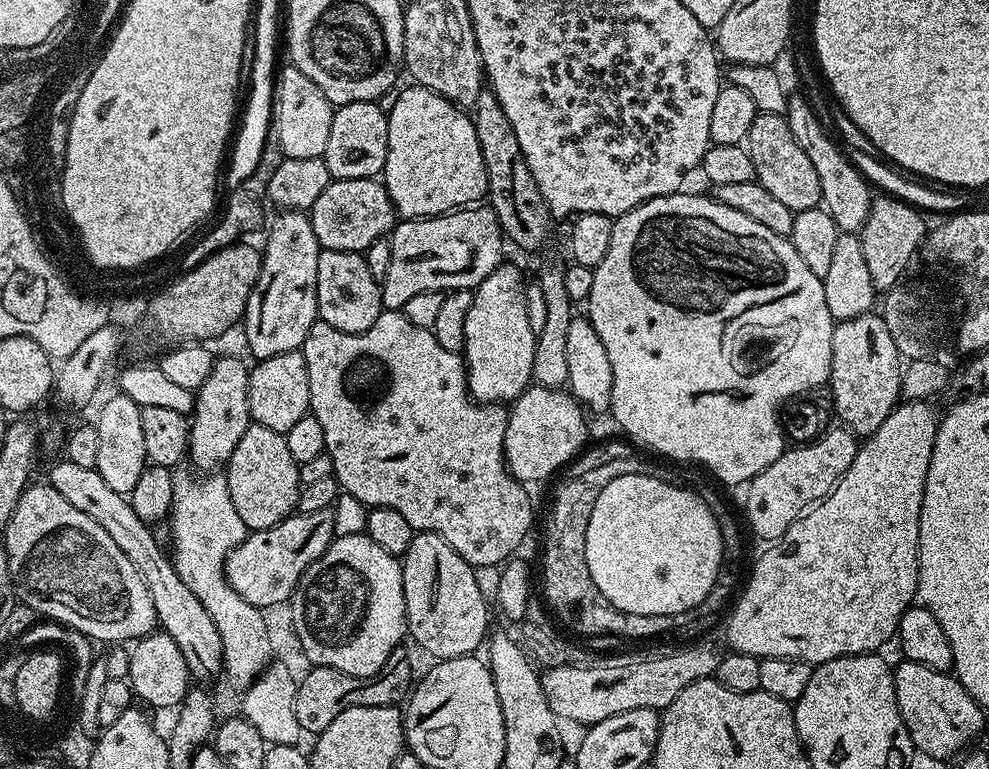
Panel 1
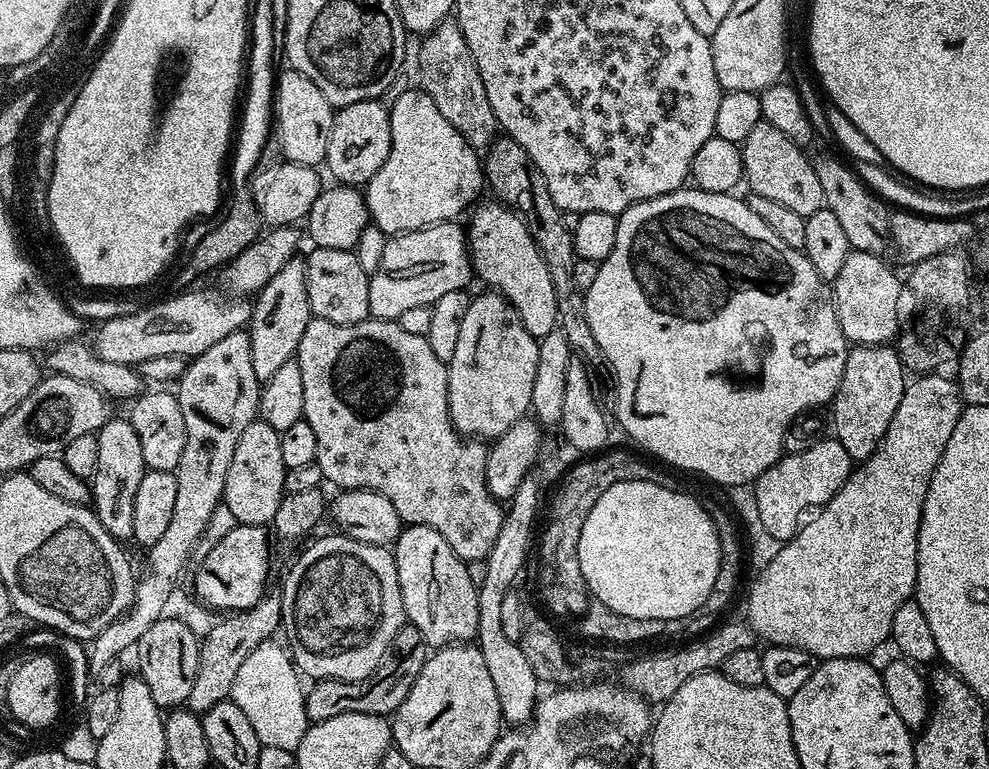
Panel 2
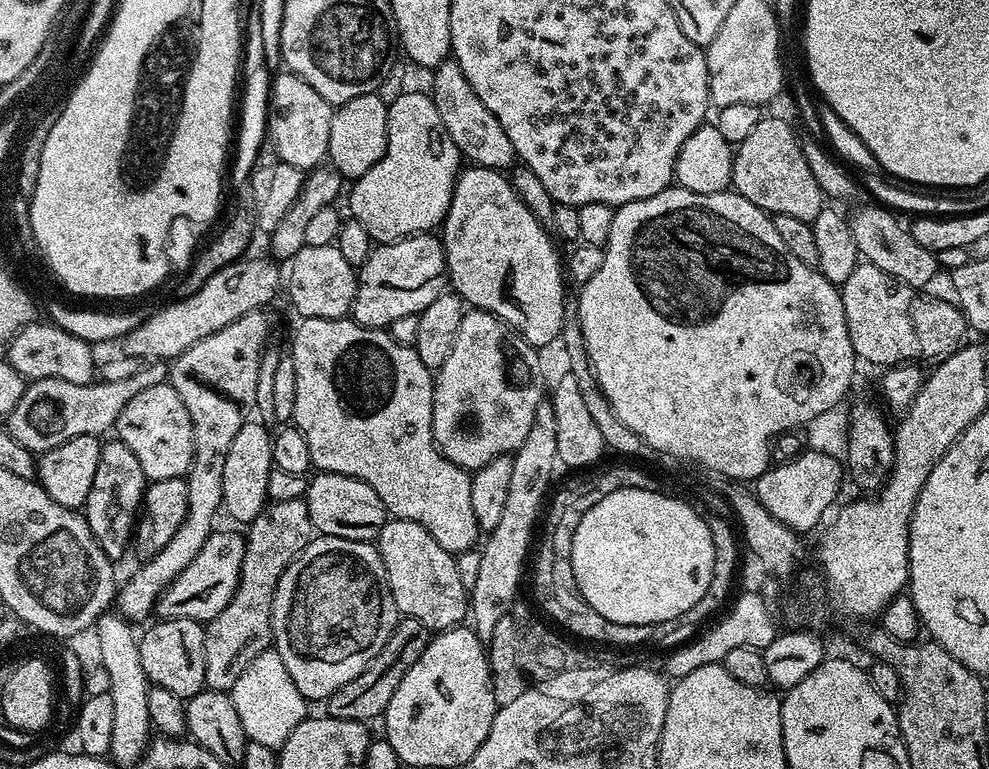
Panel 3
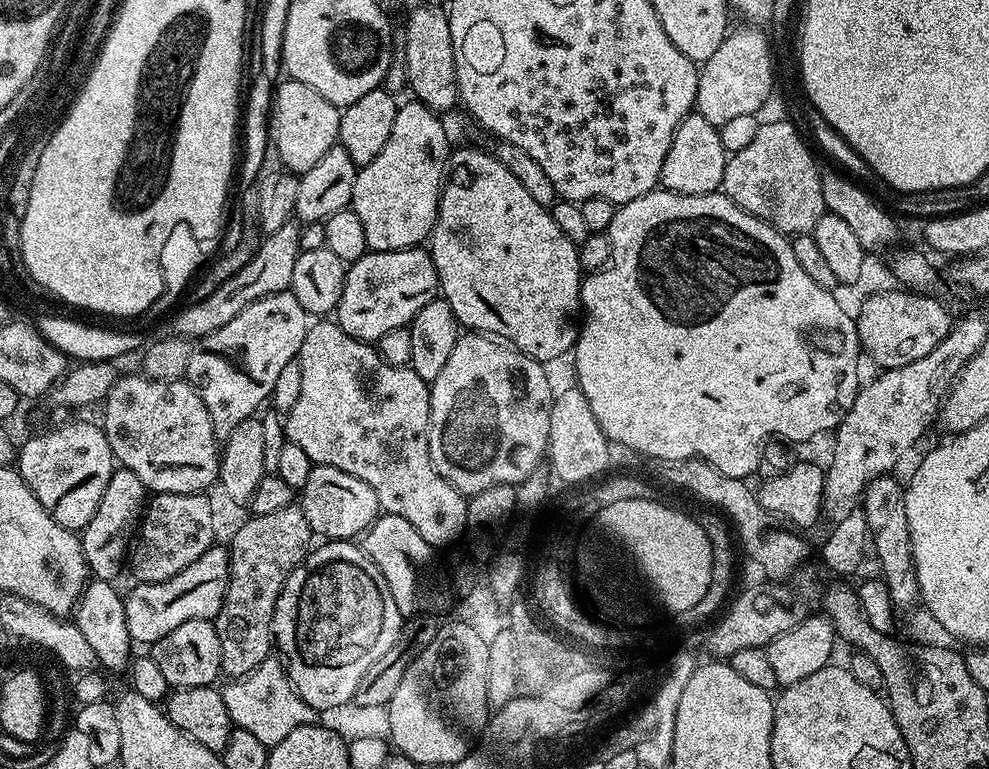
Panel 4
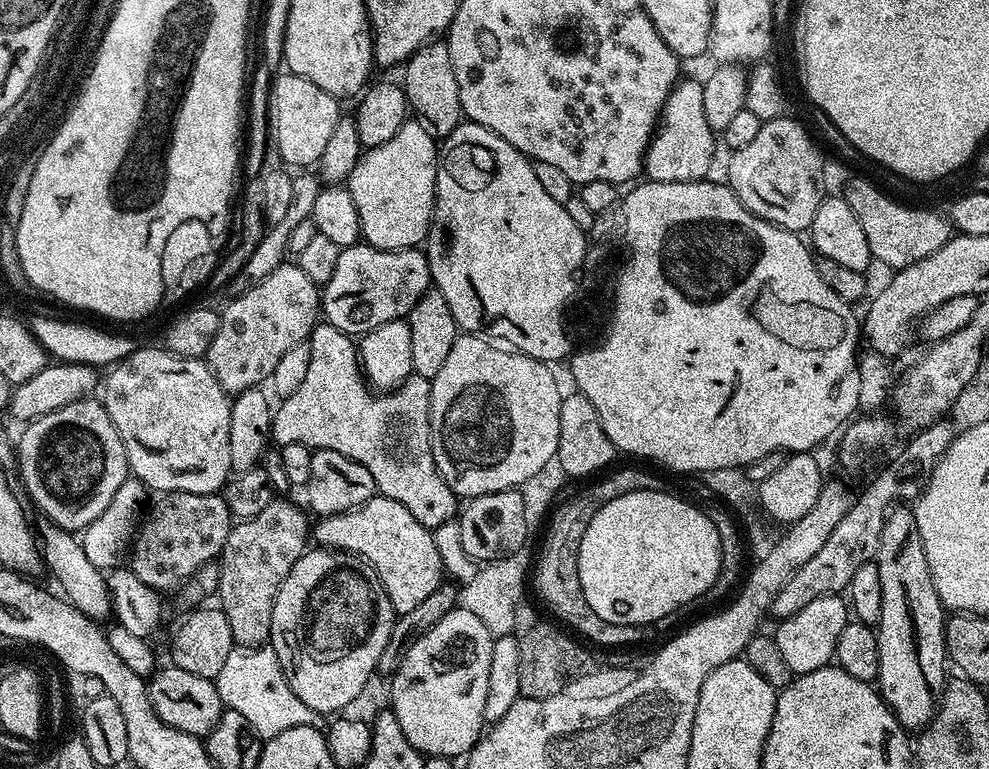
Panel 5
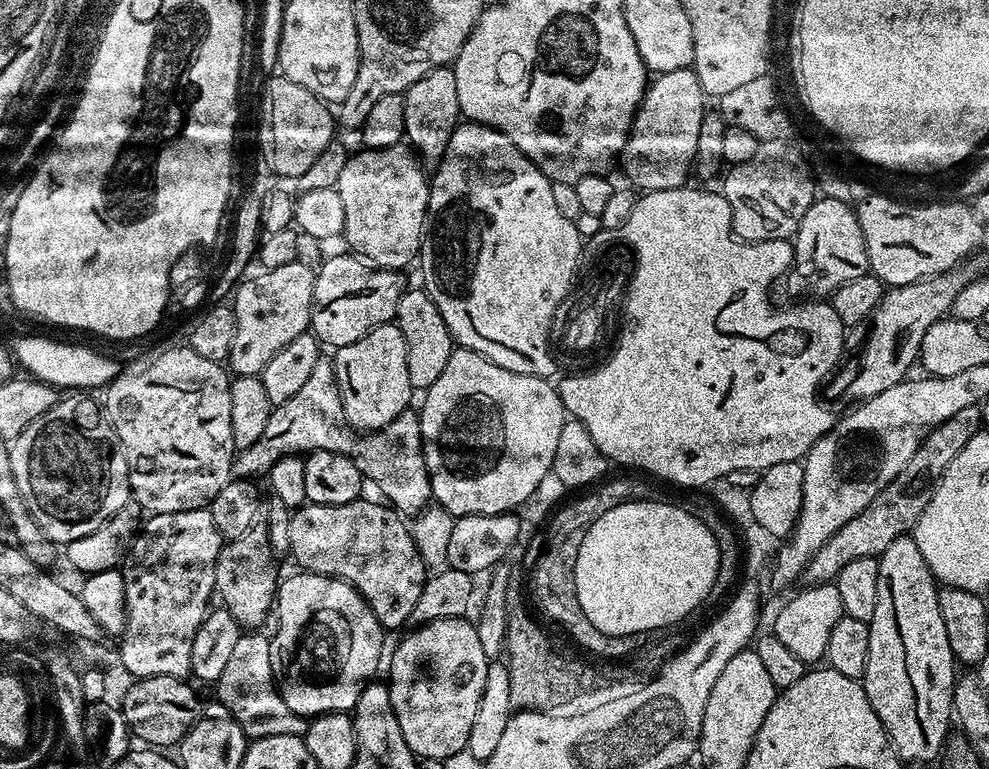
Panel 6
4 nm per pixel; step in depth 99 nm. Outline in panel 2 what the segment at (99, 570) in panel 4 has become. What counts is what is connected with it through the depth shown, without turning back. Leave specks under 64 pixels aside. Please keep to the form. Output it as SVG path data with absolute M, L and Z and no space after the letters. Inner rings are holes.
M109 418L95 433L98 442L98 466L90 477L92 489L91 503L94 505L96 517L114 539L121 542L132 540L132 523L134 522L134 493L138 490L138 482L142 482L142 474L146 465L142 458L142 442L138 442L138 434L134 434L131 419L116 420Z

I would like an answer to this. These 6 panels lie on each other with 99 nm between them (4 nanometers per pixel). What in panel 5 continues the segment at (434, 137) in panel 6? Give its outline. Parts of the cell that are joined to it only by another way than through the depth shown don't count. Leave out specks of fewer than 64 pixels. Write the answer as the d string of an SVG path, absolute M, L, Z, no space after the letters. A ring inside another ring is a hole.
M429 42L419 48L403 65L402 87L408 107L418 117L421 124L437 138L452 136L462 123L460 99L458 98L458 78L454 78L454 66L450 62L447 43Z

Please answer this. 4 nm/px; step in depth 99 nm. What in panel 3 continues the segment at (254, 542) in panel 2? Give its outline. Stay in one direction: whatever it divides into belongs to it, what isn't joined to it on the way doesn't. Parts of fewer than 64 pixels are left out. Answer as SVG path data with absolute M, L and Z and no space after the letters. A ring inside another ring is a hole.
M213 531L208 541L198 550L198 558L174 578L174 582L160 595L155 615L161 620L190 618L207 622L213 620L232 601L240 582L240 571L244 562L245 537L236 532Z

